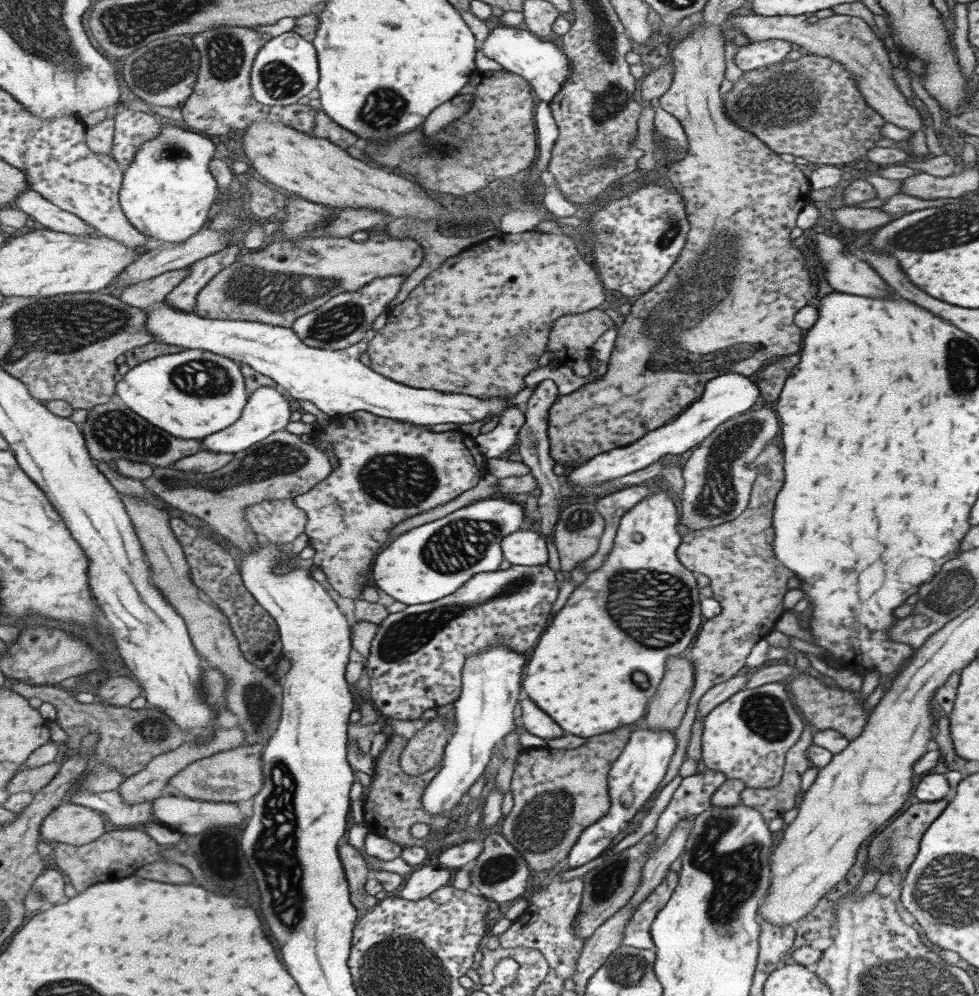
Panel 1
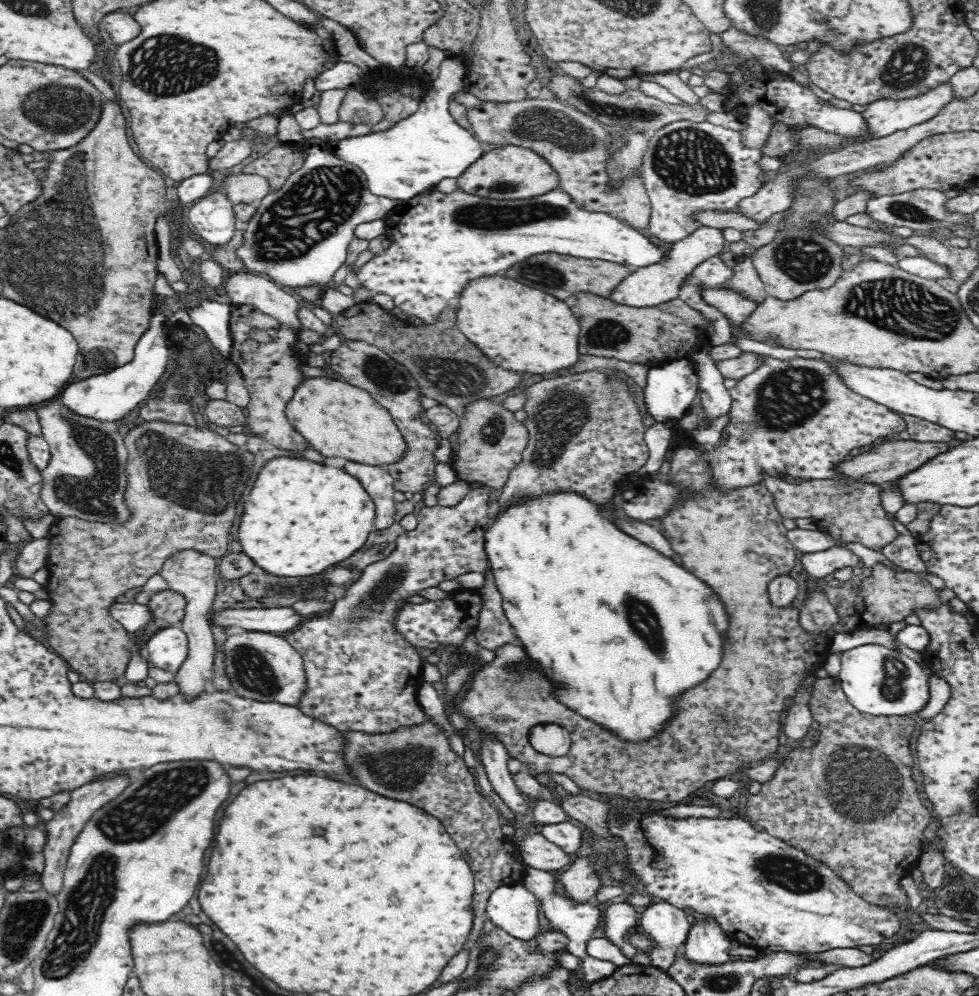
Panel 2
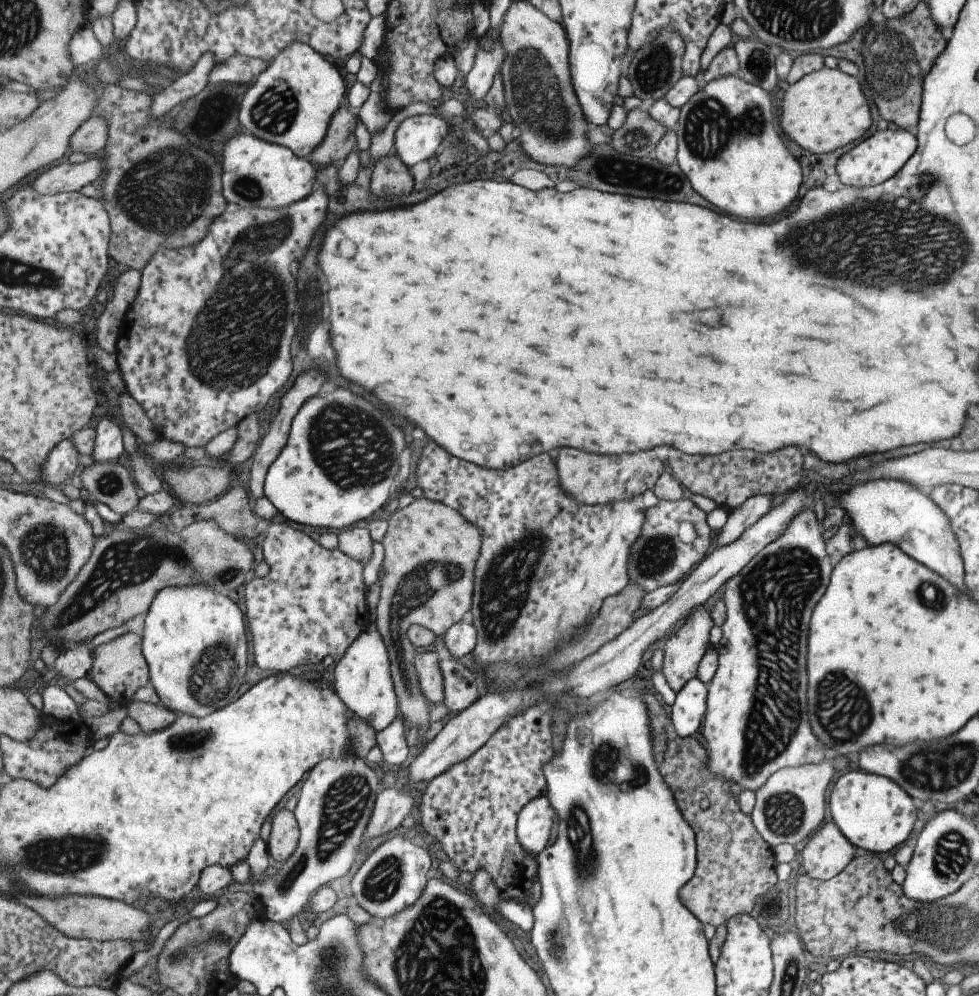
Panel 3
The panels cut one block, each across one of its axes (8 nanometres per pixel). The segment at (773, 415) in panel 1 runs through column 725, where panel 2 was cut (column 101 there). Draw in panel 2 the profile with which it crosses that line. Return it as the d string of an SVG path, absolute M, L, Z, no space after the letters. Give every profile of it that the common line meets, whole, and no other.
M50 398L32 406L40 420L42 438L50 444L50 462L42 470L40 500L56 518L82 518L90 522L124 522L130 512L124 506L128 448L114 422L102 422L72 412L62 398Z

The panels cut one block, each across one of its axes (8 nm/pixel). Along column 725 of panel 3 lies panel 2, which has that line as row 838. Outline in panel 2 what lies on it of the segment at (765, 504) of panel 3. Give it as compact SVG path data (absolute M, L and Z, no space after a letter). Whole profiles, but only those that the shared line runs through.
M540 832L526 834L514 846L520 852L522 860L526 862L526 866L534 868L538 872L554 872L554 870L560 872L560 868L564 868L564 866L574 862L572 854L566 854L558 846L550 844L548 840L544 840Z

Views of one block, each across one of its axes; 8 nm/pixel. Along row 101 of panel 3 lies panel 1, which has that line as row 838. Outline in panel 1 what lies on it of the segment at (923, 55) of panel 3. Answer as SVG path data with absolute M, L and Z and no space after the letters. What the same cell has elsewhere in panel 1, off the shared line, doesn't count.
M939 800L933 804L913 804L909 806L909 810L905 810L903 814L899 814L891 824L887 824L879 836L871 838L871 842L867 844L867 860L863 862L863 876L867 872L877 872L879 876L889 876L889 878L899 878L899 882L905 878L905 872L909 870L911 862L915 860L917 852L919 852L919 842L921 836L925 834L925 830L933 824L933 820L937 820L937 816L941 814L941 810L945 808L947 800Z

